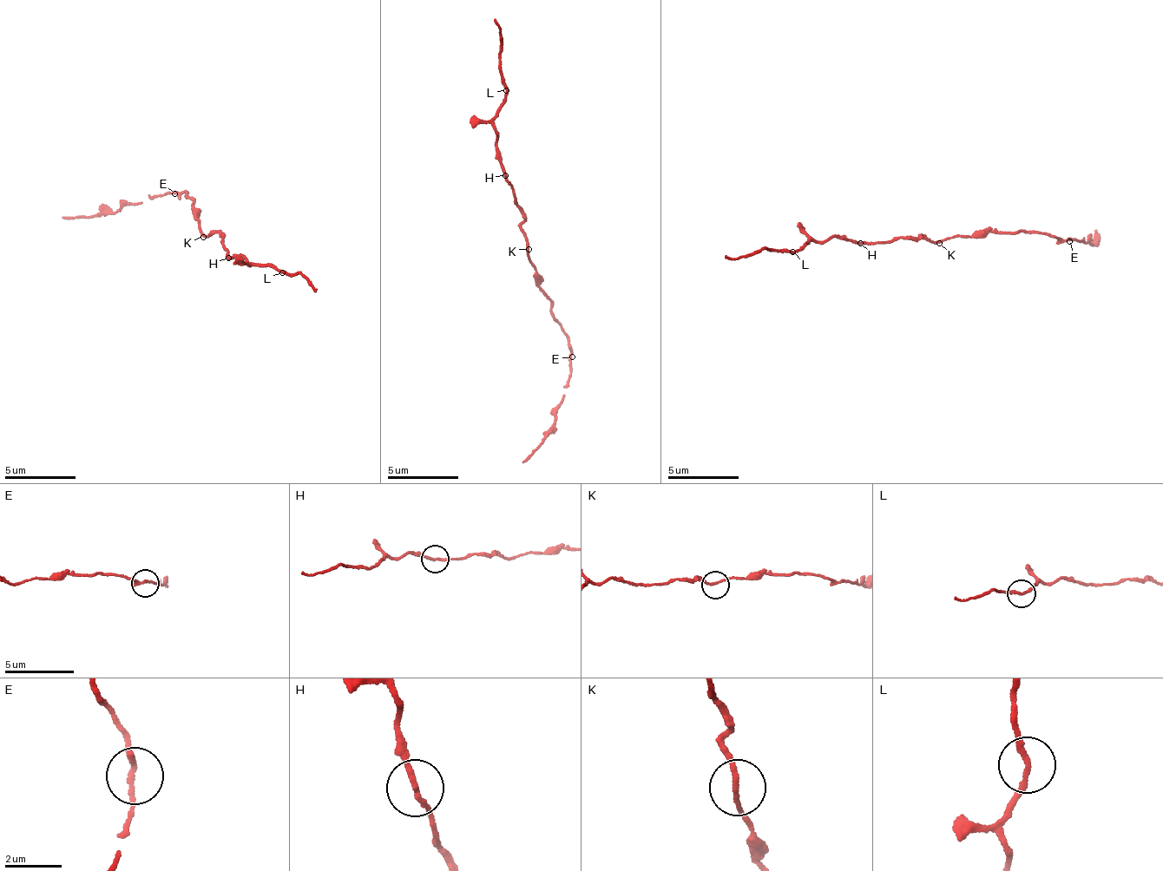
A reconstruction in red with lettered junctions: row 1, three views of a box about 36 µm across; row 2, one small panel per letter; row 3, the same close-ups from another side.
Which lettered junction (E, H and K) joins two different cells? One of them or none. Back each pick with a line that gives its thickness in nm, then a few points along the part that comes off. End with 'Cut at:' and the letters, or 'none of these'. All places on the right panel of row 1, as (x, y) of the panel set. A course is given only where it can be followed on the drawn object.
Cut at: none of these

